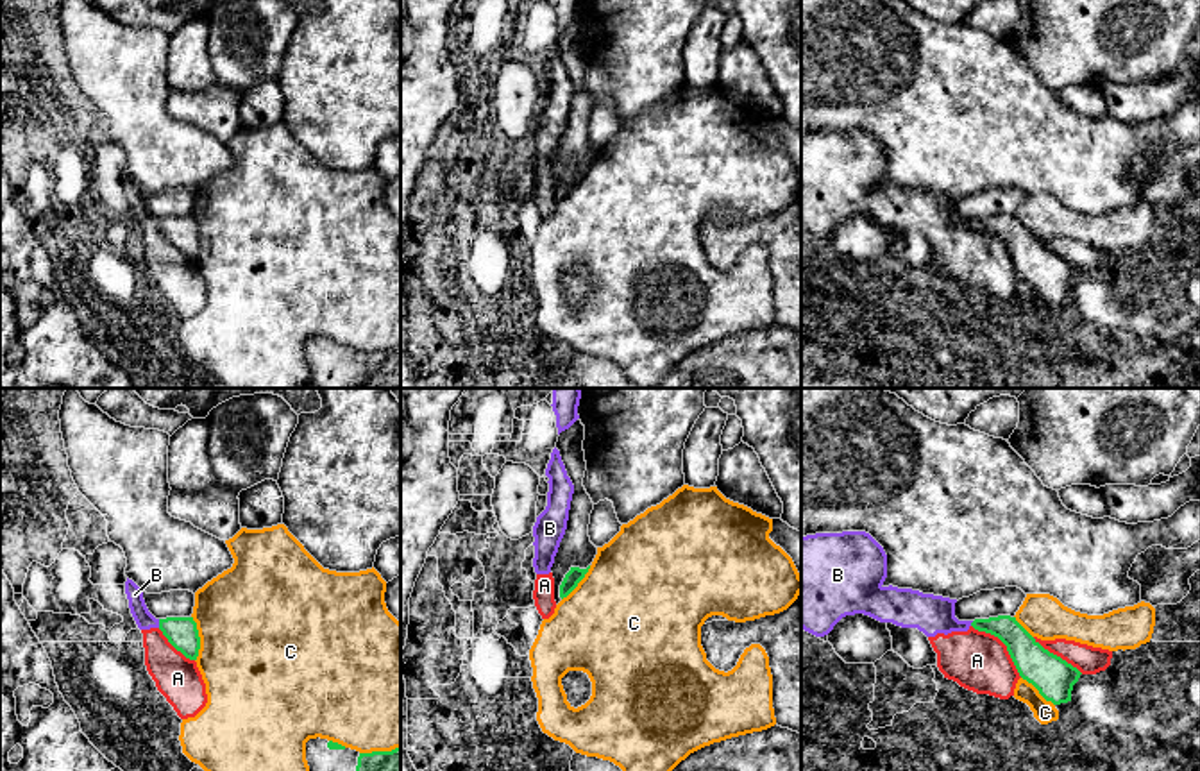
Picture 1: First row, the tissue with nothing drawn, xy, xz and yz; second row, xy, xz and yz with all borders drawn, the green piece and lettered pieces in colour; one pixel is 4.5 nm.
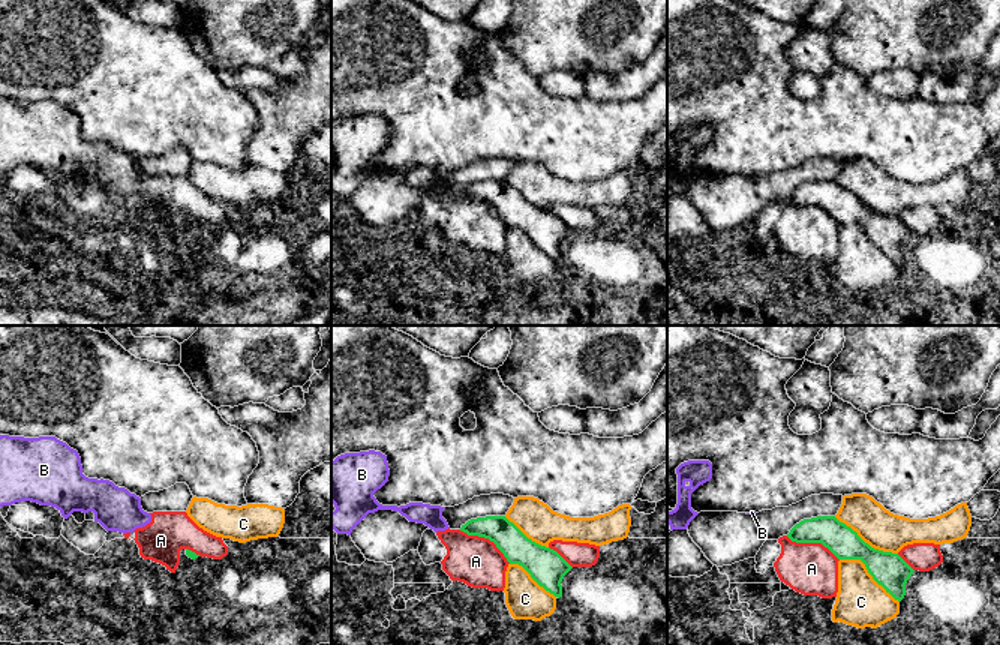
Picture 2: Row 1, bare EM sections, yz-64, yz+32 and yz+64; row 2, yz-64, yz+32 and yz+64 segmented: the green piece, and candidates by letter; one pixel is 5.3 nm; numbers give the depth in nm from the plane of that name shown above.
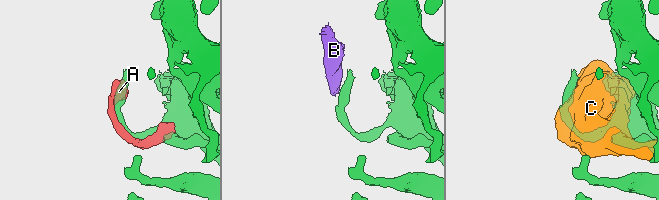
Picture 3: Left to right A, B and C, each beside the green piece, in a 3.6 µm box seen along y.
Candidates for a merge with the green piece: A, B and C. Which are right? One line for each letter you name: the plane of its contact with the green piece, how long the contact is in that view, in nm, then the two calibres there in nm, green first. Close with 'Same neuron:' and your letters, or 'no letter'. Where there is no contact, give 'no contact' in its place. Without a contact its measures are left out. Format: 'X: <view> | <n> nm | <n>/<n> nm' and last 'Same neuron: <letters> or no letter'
Same neuron: no letter

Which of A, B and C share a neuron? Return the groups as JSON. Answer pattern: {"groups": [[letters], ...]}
{"groups": [["A", "B"], ["C"]]}

